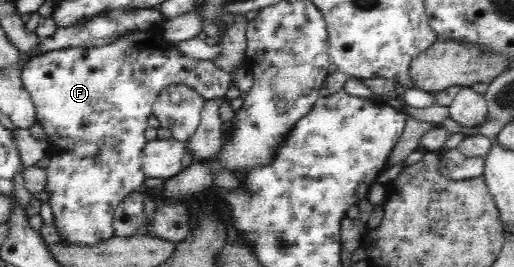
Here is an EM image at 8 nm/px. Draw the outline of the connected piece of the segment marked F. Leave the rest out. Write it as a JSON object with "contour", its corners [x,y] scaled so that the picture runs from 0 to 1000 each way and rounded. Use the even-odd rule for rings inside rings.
{"contour":[[[313,101],[304,109],[288,109],[288,116],[263,116],[253,131],[232,139],[226,154],[193,180],[128,180],[91,191],[88,202],[62,206],[60,221],[45,243],[41,266],[41,300],[47,333],[58,352],[74,438],[74,457],[82,468],[88,502],[95,521],[97,610],[89,622],[91,689],[88,712],[97,723],[95,764],[101,775],[107,828],[105,843],[113,858],[113,873],[121,880],[121,914],[152,914],[152,918],[187,918],[195,903],[206,903],[220,884],[218,813],[230,764],[253,730],[257,719],[272,715],[276,678],[280,678],[280,644],[272,629],[272,596],[276,596],[276,562],[286,539],[282,491],[288,479],[286,453],[290,431],[296,427],[298,393],[311,356],[311,345],[331,326],[335,315],[358,315],[377,333],[399,375],[428,371],[436,363],[447,307],[453,300],[449,277],[436,270],[432,255],[422,247],[416,228],[389,228],[387,221],[370,221],[358,213],[346,195],[346,161],[329,157],[317,142]]]}

